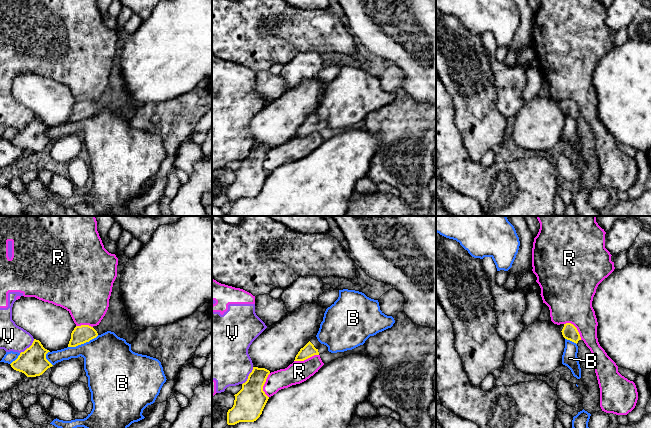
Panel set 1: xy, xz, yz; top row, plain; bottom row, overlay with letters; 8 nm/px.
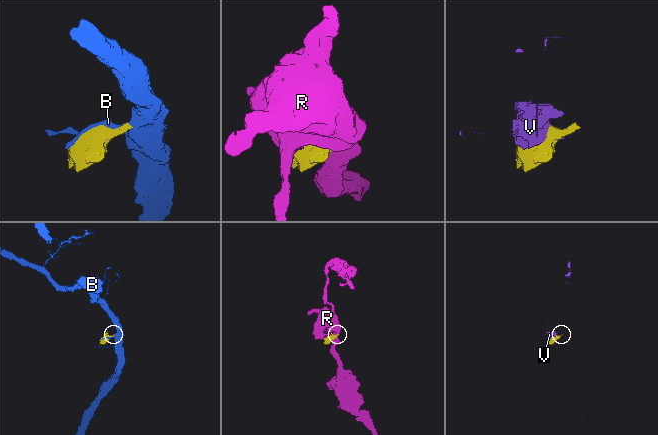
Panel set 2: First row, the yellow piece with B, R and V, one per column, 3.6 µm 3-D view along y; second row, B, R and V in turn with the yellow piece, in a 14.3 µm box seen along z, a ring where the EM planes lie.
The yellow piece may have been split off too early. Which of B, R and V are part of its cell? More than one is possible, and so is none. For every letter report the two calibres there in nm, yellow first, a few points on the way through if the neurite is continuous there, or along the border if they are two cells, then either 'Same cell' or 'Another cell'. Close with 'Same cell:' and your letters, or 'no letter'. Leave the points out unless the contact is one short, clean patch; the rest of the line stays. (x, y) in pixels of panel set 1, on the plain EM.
B: Thickness 140 nm (yellow) against 400 nm. Another cell
R: Thickness 100 nm (yellow) against 180 nm. Another cell
V: Thickness 240 nm (yellow) against 380 nm. Another cell
Same cell: no letter

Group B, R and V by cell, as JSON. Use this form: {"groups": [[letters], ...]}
{"groups": [["B"], ["R", "V"]]}

